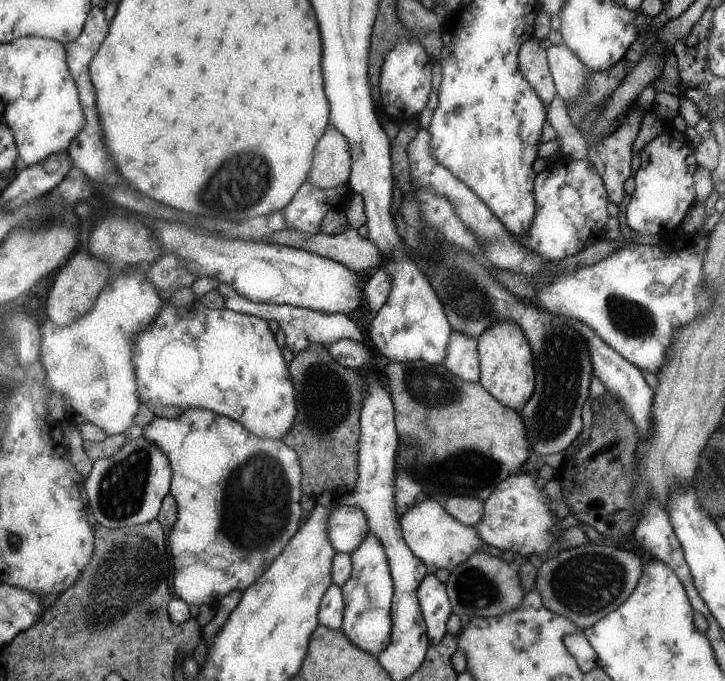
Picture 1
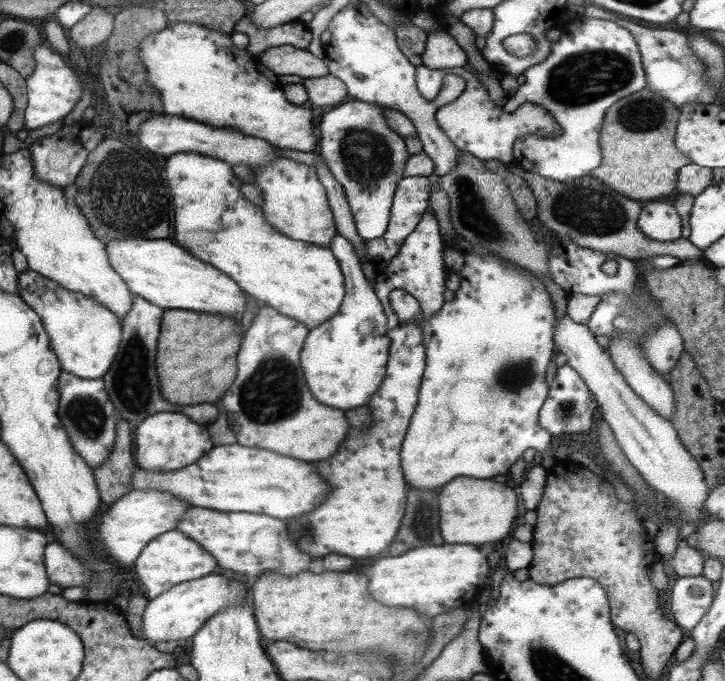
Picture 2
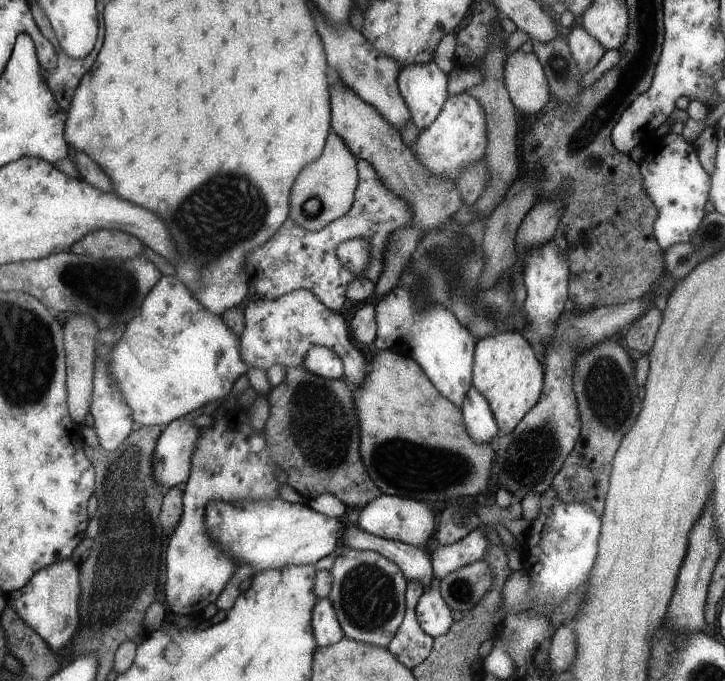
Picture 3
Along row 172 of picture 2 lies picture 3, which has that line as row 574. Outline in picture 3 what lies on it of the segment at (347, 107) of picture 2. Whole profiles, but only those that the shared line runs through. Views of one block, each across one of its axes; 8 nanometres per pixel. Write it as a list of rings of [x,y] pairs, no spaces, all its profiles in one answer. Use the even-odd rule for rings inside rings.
[[[345,550],[333,562],[331,576],[333,586],[327,598],[331,600],[331,606],[345,638],[363,642],[365,646],[387,648],[407,610],[405,588],[409,580],[403,576],[399,566],[377,552]]]

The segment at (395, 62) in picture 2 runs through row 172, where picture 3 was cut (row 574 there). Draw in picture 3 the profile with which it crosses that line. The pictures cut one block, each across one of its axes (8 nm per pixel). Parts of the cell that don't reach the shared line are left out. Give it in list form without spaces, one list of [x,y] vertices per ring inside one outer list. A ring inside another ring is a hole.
[[[477,526],[475,530],[471,530],[471,534],[467,534],[459,542],[453,542],[451,546],[435,546],[433,554],[429,554],[431,566],[433,566],[433,576],[443,580],[449,572],[453,572],[469,562],[481,560],[491,546],[487,542],[485,528],[487,526]]]

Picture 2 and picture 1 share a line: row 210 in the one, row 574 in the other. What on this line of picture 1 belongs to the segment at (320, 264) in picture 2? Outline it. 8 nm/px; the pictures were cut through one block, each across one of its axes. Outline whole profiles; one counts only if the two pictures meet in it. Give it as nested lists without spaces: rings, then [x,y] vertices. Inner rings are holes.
[[[191,408],[191,410],[185,410],[181,412],[177,418],[171,418],[171,420],[165,420],[165,418],[153,418],[149,424],[145,424],[143,428],[143,438],[153,442],[153,444],[161,444],[163,448],[163,454],[167,454],[167,458],[171,458],[171,466],[175,466],[175,478],[171,478],[171,496],[175,498],[177,508],[177,516],[179,520],[171,526],[169,534],[167,534],[167,540],[171,544],[171,588],[175,590],[175,596],[181,598],[183,602],[187,602],[189,606],[195,604],[195,606],[201,606],[201,604],[209,604],[211,608],[217,608],[217,602],[231,590],[239,590],[239,592],[245,592],[263,572],[265,572],[265,566],[269,566],[281,552],[283,548],[287,546],[287,542],[297,534],[299,526],[299,518],[303,514],[303,510],[299,508],[299,498],[303,496],[303,490],[299,486],[301,482],[301,470],[299,470],[299,458],[295,456],[295,450],[289,448],[283,440],[261,440],[257,438],[255,434],[251,434],[249,430],[243,430],[241,422],[235,422],[227,416],[219,416],[219,414],[213,414],[205,408]],[[187,474],[221,474],[217,480],[219,482],[213,482],[209,486],[201,486],[197,480],[193,480],[191,476]]]

